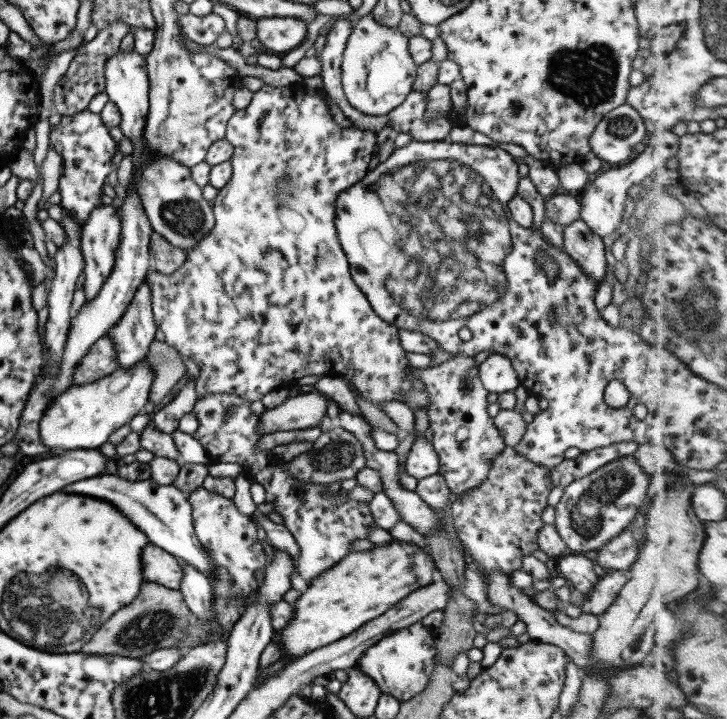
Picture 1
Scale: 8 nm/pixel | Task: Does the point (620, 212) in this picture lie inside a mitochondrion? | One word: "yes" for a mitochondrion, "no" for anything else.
no

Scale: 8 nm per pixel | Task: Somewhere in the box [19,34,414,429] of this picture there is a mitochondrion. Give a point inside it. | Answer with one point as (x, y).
(185, 217)

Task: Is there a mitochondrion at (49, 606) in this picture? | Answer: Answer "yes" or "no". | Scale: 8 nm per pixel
yes

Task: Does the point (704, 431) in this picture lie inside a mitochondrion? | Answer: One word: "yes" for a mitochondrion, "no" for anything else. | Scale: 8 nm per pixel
no

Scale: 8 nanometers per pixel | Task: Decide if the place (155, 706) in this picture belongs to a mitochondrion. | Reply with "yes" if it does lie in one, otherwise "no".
yes

